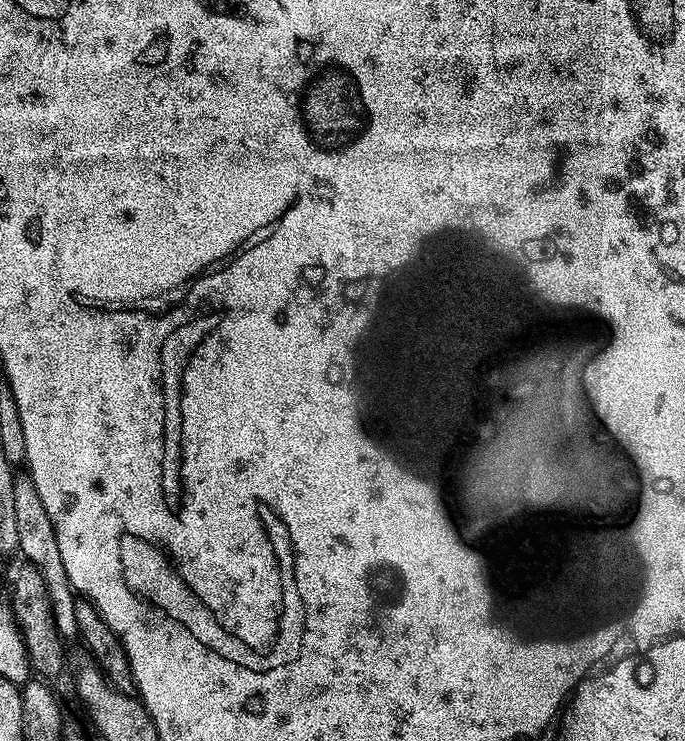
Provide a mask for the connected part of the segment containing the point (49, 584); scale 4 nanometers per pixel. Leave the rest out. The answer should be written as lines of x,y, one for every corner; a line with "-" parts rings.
27,474
17,475
14,479
14,522
18,526
16,547
19,555
24,555
21,557
33,564
38,574
42,574
42,582
46,582
46,594
50,594
50,610
58,634
65,642
75,641
80,634
74,615
74,602
78,597
70,578
66,578
66,566
62,566
62,554
58,551
58,538
54,538
50,514
46,514
46,506
42,506
42,498
38,498
38,490
34,490
34,482

